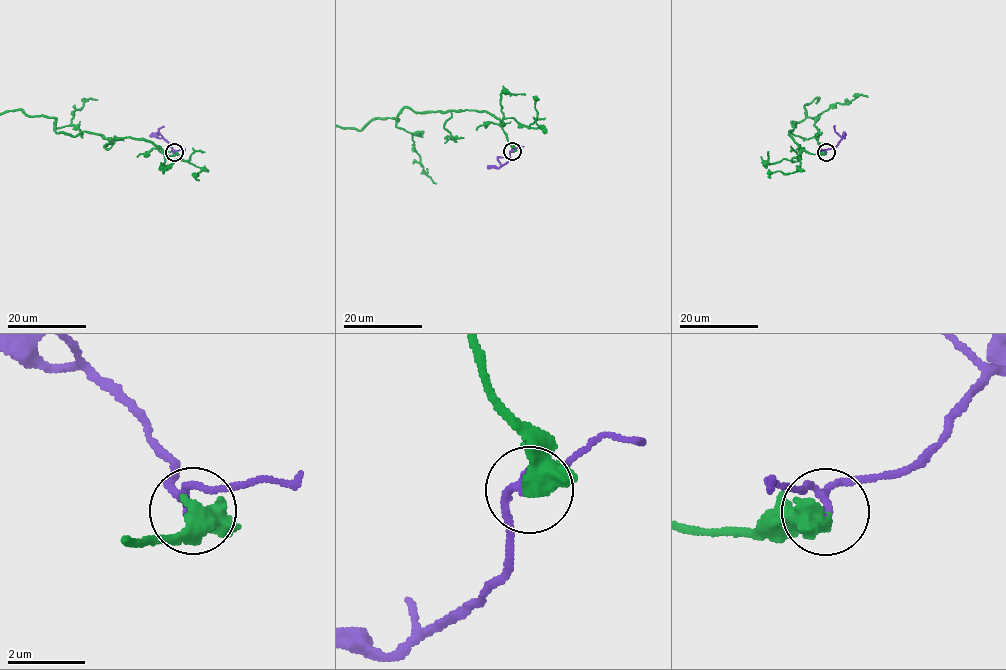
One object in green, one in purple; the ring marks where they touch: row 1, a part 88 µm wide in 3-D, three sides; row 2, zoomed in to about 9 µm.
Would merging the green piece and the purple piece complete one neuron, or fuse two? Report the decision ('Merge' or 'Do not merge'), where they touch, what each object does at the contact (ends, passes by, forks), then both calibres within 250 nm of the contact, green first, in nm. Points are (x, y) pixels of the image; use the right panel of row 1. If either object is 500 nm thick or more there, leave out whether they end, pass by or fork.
Merge. Place: (826, 152). At the ring green passes by. At the ring purple passes by. Thickness 400 nm (green) against 190 nm

